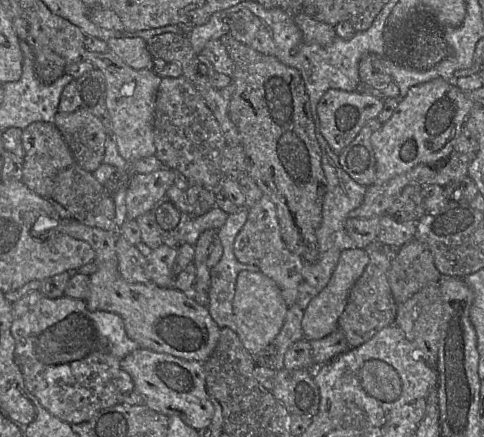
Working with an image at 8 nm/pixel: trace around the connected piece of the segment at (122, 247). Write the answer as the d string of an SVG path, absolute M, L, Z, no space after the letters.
M121 236L117 237L116 254L118 269L122 278L129 283L150 282L147 276L146 257L135 245L130 244Z

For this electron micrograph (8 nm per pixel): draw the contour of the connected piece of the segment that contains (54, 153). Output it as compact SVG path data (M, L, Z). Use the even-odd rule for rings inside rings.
M33 122L22 133L24 156L22 158L21 181L34 193L50 198L57 174L75 161L62 134L52 122Z

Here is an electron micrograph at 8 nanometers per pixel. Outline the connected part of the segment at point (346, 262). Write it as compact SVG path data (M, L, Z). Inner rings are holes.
M355 247L341 252L329 282L313 299L311 299L304 312L301 327L305 340L313 341L322 339L336 329L339 329L338 319L345 309L350 291L364 272L369 260L369 254L366 249L363 248Z

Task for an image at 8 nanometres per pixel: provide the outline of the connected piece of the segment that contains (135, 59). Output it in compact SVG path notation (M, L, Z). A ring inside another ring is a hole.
M140 37L110 38L106 41L108 50L116 54L125 64L133 69L151 69L153 57L147 41Z

